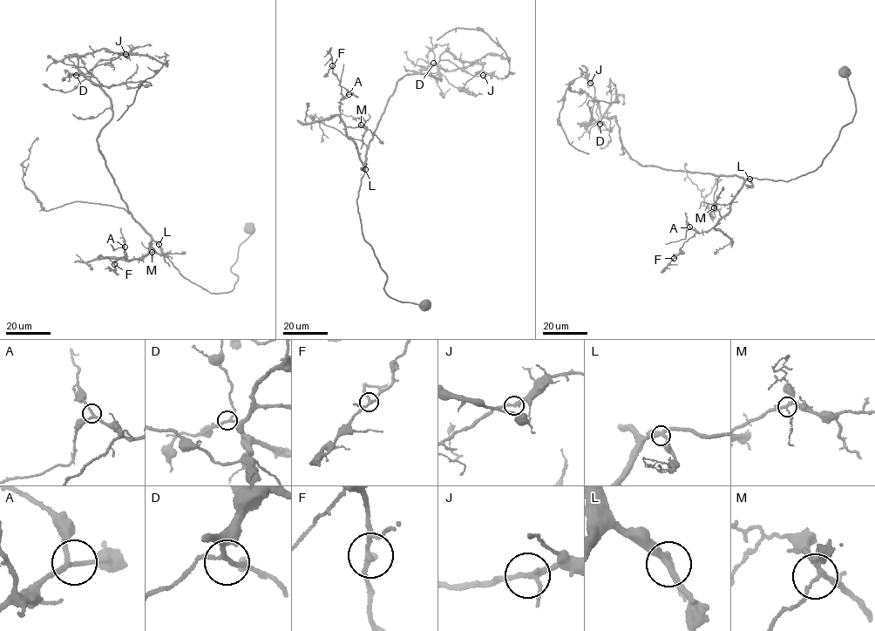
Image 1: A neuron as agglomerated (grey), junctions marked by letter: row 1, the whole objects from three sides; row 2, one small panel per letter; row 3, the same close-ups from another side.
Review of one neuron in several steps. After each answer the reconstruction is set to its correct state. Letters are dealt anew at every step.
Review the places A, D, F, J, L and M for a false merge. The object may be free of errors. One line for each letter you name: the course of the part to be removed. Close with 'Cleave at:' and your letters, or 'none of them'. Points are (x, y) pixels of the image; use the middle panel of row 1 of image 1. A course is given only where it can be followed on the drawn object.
Cleave at: none of them

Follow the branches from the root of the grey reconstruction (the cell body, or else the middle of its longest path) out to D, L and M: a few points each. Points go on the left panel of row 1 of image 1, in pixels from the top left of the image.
D: (249, 228), (230, 291), (210, 293), (183, 276), (127, 211), (98, 152), (111, 98), (76, 75)
L: (249, 228), (231, 268), (237, 281), (227, 292), (210, 293), (186, 279), (159, 244)
M: (249, 228), (231, 268), (237, 281), (227, 292), (210, 293), (186, 279), (153, 240), (139, 258), (152, 252)

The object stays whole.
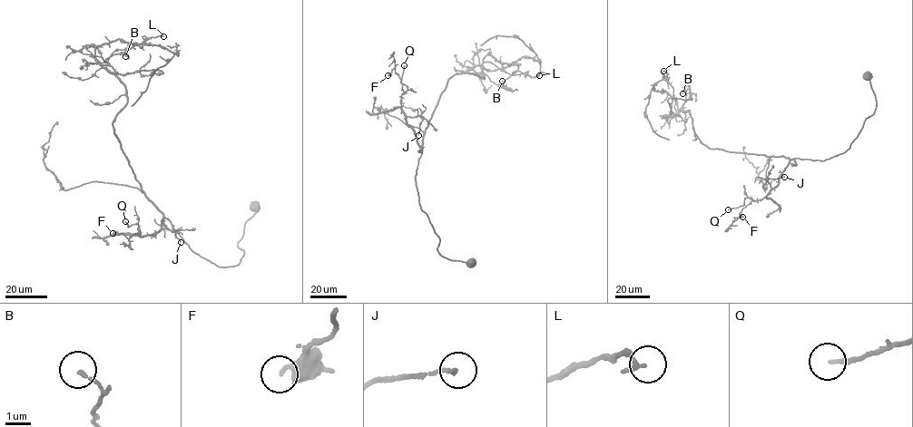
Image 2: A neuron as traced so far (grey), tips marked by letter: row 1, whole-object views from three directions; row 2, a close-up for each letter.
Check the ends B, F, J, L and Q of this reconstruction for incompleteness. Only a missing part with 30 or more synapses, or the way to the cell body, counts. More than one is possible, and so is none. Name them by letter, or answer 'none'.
L

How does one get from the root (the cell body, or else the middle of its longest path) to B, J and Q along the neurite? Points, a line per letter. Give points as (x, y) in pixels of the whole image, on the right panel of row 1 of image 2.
B: (868, 76), (874, 113), (849, 149), (822, 160), (711, 149), (682, 110), (684, 87), (682, 93)
J: (868, 76), (876, 109), (849, 149), (823, 160), (790, 160), (776, 185), (771, 188), (766, 180), (784, 177)
Q: (868, 76), (876, 109), (849, 149), (823, 160), (790, 160), (763, 198), (745, 198), (743, 205), (728, 209)

